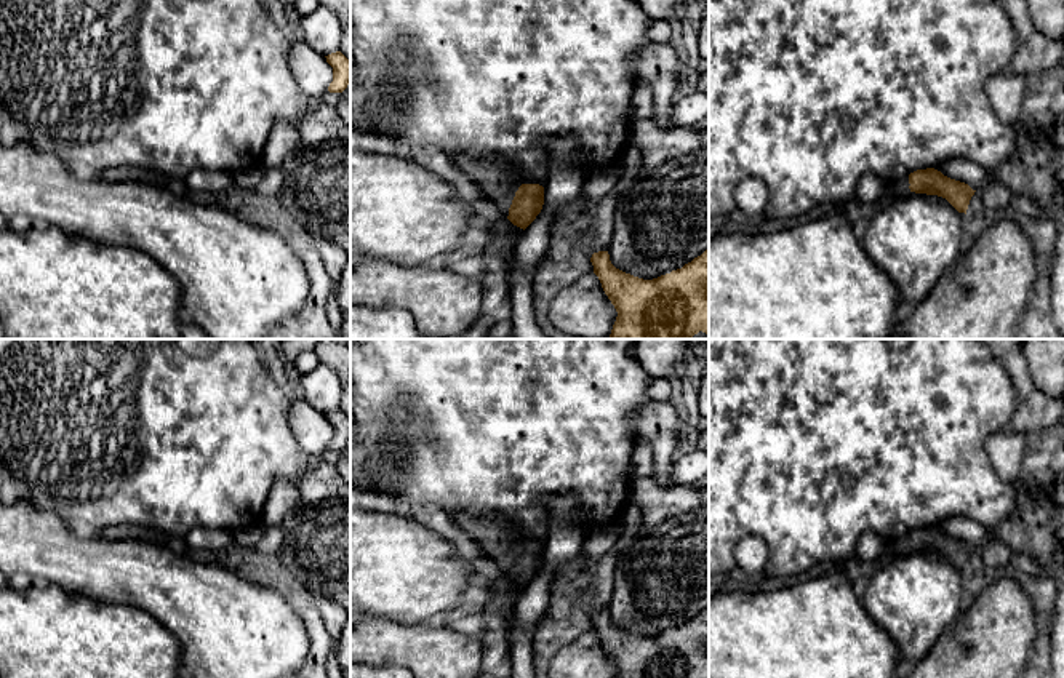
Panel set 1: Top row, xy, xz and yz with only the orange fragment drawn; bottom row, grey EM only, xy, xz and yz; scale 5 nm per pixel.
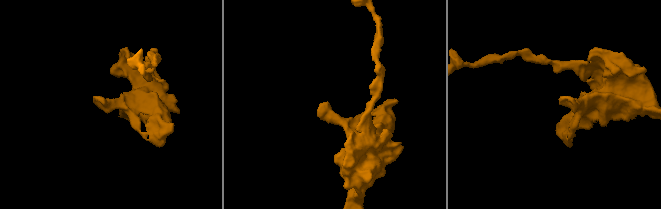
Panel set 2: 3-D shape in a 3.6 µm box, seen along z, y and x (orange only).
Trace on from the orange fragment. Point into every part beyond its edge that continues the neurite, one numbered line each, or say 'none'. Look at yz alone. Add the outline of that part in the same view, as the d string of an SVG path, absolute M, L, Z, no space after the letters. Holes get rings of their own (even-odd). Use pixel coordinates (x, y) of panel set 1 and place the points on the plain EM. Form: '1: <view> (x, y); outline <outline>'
1: yz (900, 546); outline M909 534L896 537L896 539L890 539L886 542L883 555L888 555L891 558L894 558L898 555L904 555L910 550L909 544L910 544L909 542Z

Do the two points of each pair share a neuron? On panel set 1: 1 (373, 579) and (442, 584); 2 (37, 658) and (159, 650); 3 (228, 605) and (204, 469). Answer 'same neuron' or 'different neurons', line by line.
1: same neuron
2: same neuron
3: different neurons

